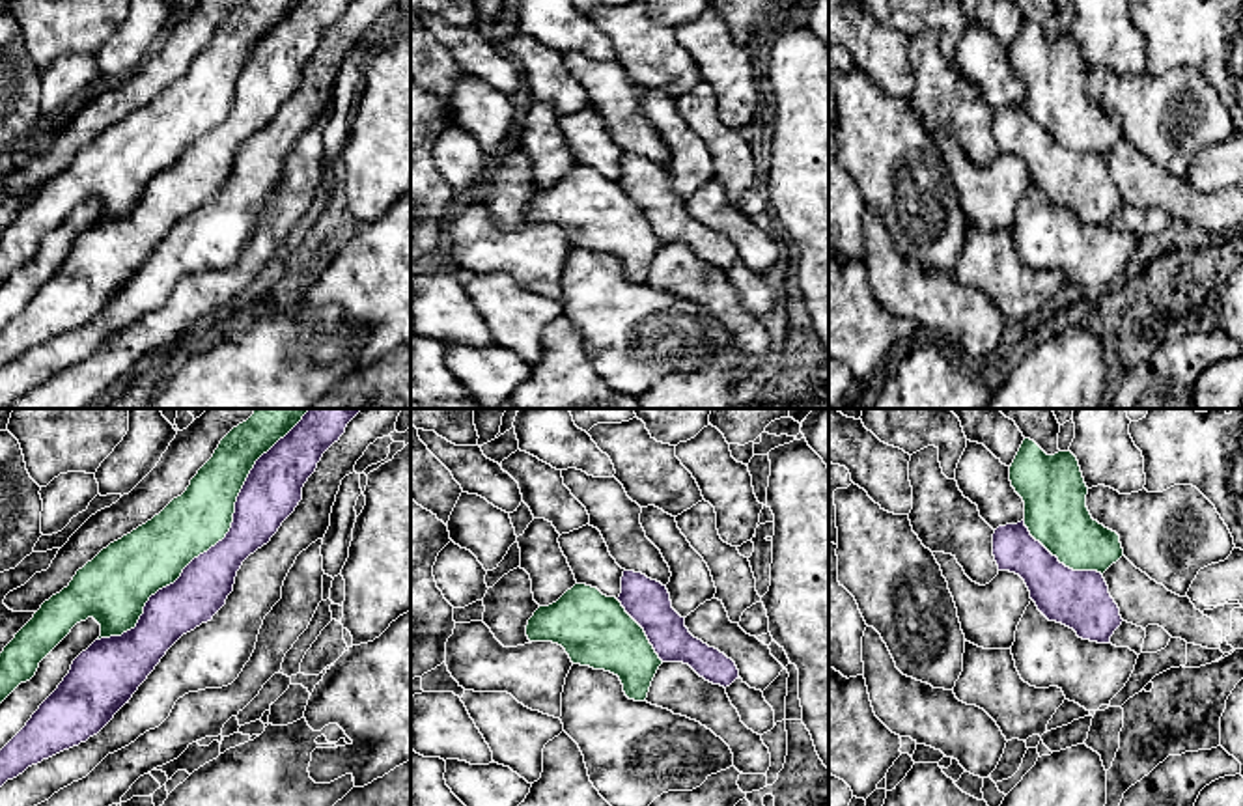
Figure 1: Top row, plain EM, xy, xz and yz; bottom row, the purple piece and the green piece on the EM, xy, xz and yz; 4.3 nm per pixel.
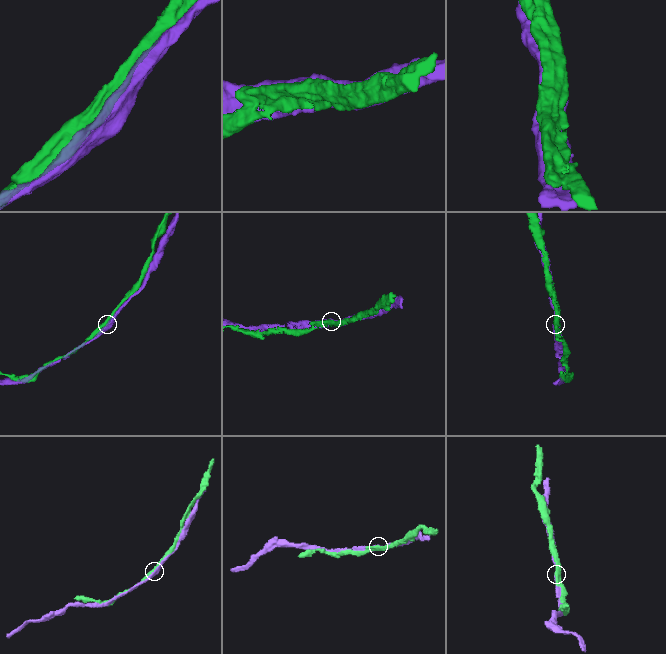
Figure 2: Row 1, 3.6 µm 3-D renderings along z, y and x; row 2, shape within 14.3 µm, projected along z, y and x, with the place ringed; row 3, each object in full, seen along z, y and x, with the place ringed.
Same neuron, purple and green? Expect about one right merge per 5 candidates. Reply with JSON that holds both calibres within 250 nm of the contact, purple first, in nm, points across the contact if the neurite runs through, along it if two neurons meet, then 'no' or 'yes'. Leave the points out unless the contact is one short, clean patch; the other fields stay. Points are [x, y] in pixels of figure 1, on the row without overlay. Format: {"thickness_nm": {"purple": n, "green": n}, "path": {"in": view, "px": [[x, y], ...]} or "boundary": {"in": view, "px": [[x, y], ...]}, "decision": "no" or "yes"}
{"thickness_nm": {"purple": 220, "green": 260}, "decision": "no"}

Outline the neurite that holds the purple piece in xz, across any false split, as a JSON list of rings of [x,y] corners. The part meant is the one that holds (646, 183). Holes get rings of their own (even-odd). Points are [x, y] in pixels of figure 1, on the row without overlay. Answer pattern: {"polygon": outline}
{"polygon": [[[623,153],[618,183],[644,211],[663,244],[689,246],[700,259],[724,271],[739,261],[732,241],[689,215],[685,200],[672,190],[670,175],[661,164]]]}

